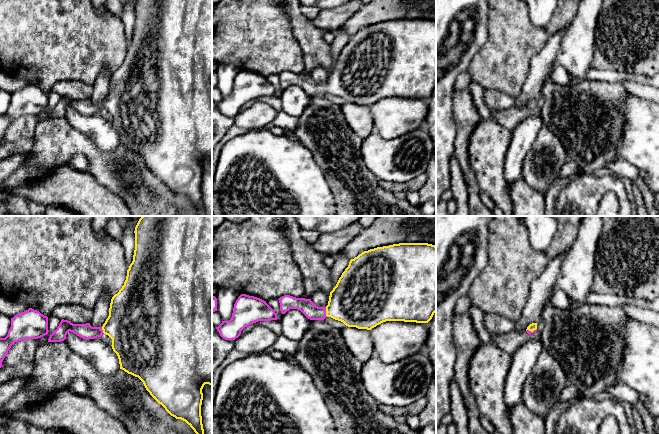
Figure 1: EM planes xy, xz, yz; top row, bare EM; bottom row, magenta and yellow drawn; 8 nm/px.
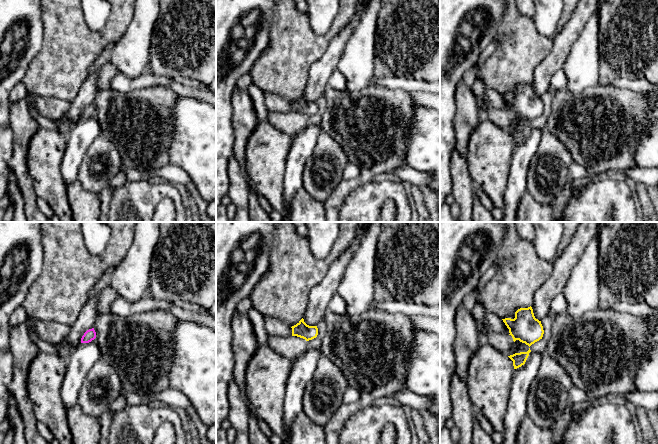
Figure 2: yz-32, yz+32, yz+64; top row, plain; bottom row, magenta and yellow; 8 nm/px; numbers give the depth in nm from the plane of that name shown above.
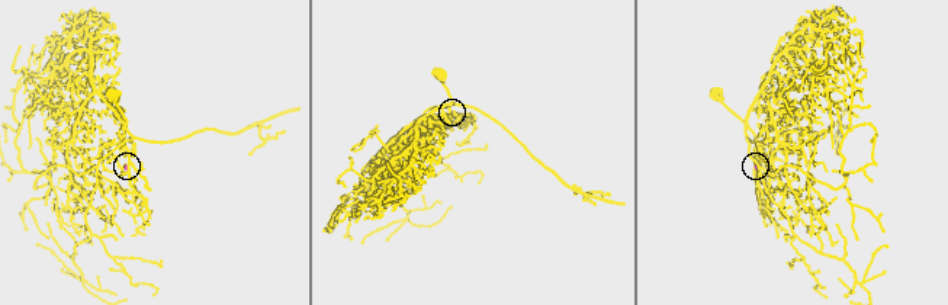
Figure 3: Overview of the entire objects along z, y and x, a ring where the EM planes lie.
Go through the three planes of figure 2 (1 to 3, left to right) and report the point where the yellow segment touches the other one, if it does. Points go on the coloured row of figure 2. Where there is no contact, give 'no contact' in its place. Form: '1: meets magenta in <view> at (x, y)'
1: no contact
2: no contact
3: no contact

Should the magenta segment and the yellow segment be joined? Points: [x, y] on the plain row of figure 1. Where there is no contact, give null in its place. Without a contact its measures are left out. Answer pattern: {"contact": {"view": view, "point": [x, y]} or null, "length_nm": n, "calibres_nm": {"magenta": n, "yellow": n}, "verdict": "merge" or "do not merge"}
{"contact": {"view": "xz", "point": [325, 88]}, "length_nm": 80, "calibres_nm": {"magenta": 120, "yellow": 380}, "verdict": "merge"}

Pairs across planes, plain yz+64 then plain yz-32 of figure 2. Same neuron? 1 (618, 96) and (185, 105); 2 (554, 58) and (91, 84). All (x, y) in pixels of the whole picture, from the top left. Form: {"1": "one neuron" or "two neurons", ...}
{"1": "two neurons", "2": "one neuron"}

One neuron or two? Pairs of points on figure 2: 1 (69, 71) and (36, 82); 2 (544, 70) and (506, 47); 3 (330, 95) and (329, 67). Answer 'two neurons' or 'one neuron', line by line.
1: one neuron
2: two neurons
3: two neurons

